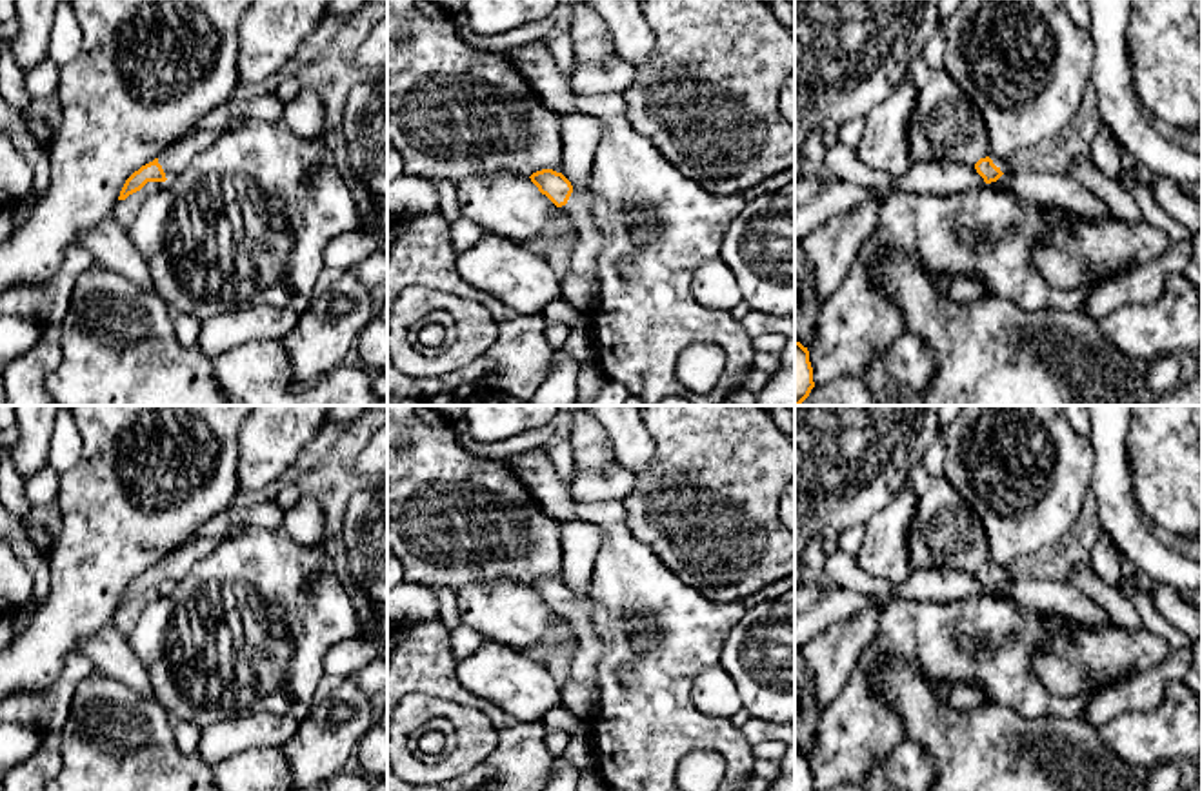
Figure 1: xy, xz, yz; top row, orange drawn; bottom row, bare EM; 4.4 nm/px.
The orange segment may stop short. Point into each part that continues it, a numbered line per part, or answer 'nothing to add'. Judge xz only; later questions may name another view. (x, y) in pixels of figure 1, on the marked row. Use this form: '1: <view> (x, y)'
1: xz (579, 210)

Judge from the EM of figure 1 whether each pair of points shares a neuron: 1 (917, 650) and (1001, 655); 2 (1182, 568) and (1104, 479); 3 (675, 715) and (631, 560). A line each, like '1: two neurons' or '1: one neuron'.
1: one neuron
2: one neuron
3: one neuron

